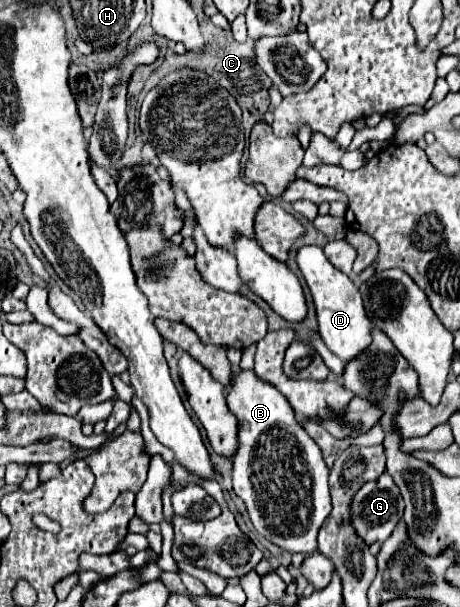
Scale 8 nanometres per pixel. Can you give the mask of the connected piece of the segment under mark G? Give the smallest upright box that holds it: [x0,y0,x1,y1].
[351,473,405,543]

